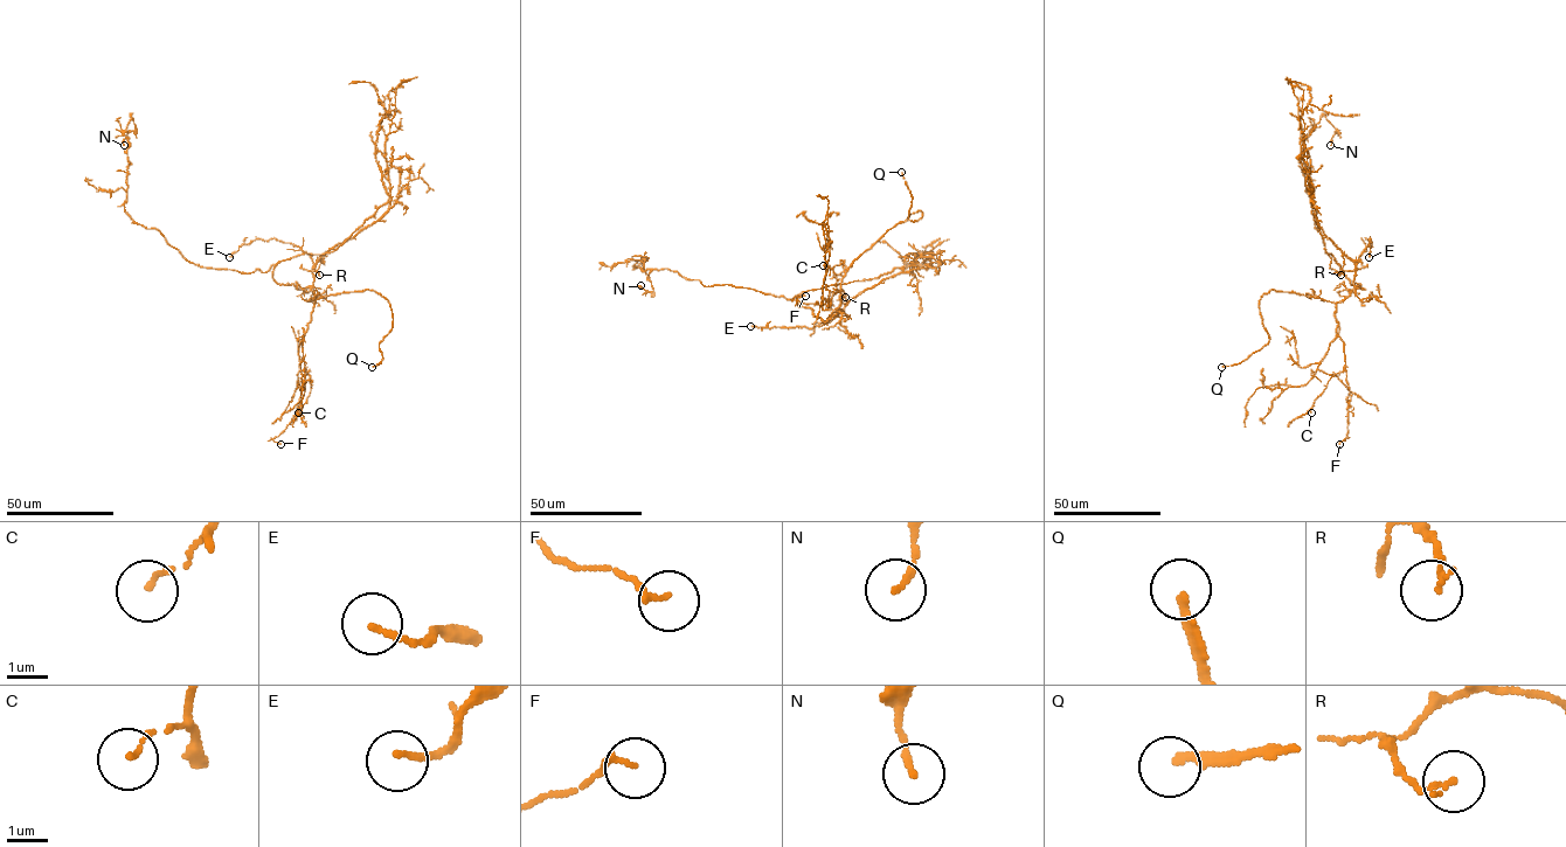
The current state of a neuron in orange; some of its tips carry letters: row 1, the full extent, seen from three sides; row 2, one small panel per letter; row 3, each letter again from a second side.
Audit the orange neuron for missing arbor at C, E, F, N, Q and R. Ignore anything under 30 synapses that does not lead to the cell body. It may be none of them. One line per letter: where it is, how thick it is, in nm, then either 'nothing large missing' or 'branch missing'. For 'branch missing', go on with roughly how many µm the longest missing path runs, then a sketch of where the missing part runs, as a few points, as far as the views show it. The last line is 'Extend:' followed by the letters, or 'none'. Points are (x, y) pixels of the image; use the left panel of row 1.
C: place (298, 412); calibre 120 nm; nothing large missing
E: place (229, 257); calibre 140 nm; nothing large missing
F: place (281, 444); calibre 160 nm; nothing large missing
N: place (124, 145); calibre 150 nm; nothing large missing
Q: place (372, 367); calibre 200 nm; branch missing; missing 100 µm; course (372, 367), (358, 368), (365, 372), (364, 380), (373, 380), (397, 367)
R: place (319, 275); calibre 130 nm; nothing large missing
Extend: Q

